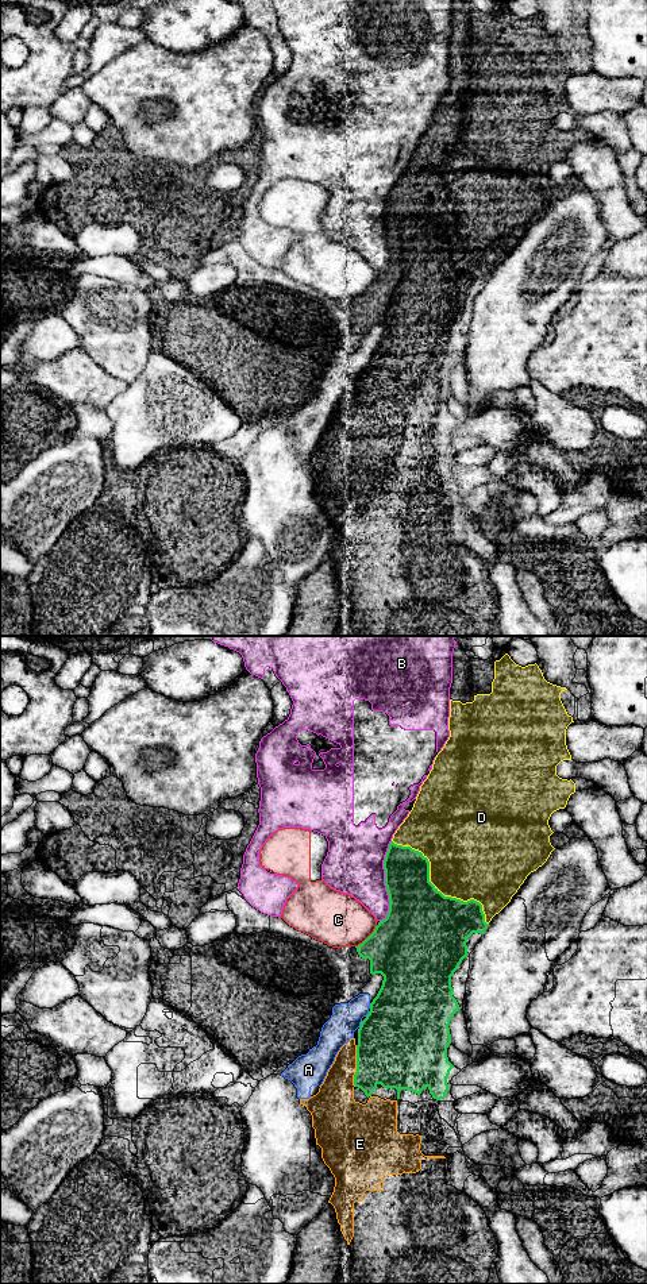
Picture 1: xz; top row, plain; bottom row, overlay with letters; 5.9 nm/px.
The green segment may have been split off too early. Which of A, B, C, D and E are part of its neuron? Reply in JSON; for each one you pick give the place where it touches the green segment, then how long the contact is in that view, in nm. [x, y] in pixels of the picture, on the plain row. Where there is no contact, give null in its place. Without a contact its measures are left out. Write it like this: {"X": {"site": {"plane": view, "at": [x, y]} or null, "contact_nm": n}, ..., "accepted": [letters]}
{"D": {"site": {"plane": "xz", "at": [436, 241]}, "contact_nm": 750}, "accepted": ["D"]}

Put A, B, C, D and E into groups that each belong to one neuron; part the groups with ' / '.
A E / B / C / D

